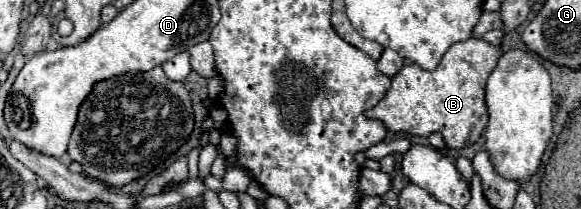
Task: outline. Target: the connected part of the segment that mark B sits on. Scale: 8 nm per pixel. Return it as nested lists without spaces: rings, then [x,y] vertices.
[[[471,37],[451,45],[433,71],[425,71],[419,65],[405,65],[391,79],[387,95],[365,111],[365,117],[379,119],[391,133],[411,133],[419,137],[441,133],[447,149],[469,147],[481,137],[487,125],[485,81],[495,69],[499,55],[499,47],[493,47],[479,37]]]

